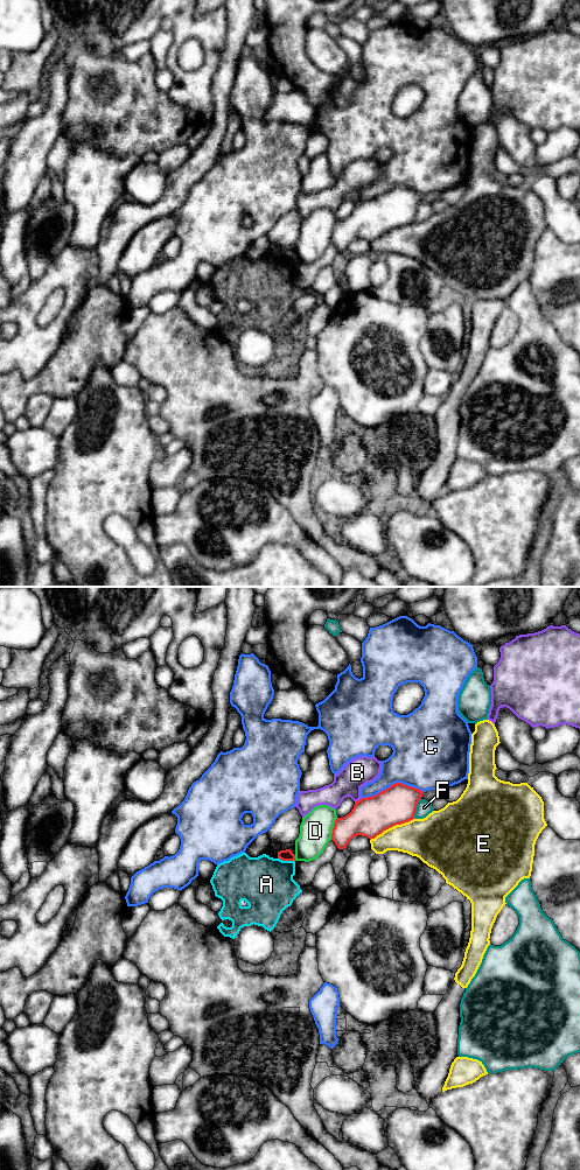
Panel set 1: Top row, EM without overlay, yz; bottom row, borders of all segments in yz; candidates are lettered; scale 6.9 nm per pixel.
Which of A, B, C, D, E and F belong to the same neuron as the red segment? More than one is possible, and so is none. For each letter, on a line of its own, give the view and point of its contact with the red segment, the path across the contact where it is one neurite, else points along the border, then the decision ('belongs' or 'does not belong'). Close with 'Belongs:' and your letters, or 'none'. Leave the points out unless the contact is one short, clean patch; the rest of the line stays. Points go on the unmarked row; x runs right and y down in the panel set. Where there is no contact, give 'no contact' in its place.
A: yz (286, 263) | along yz (278, 260), (285, 264), (294, 264) | does not belong
B: yz (358, 203) | does not belong
C: yz (393, 187) | does not belong
D: yz (333, 231) | does not belong
E: yz (392, 229) | does not belong
F: yz (416, 210) | does not belong
Belongs: none

